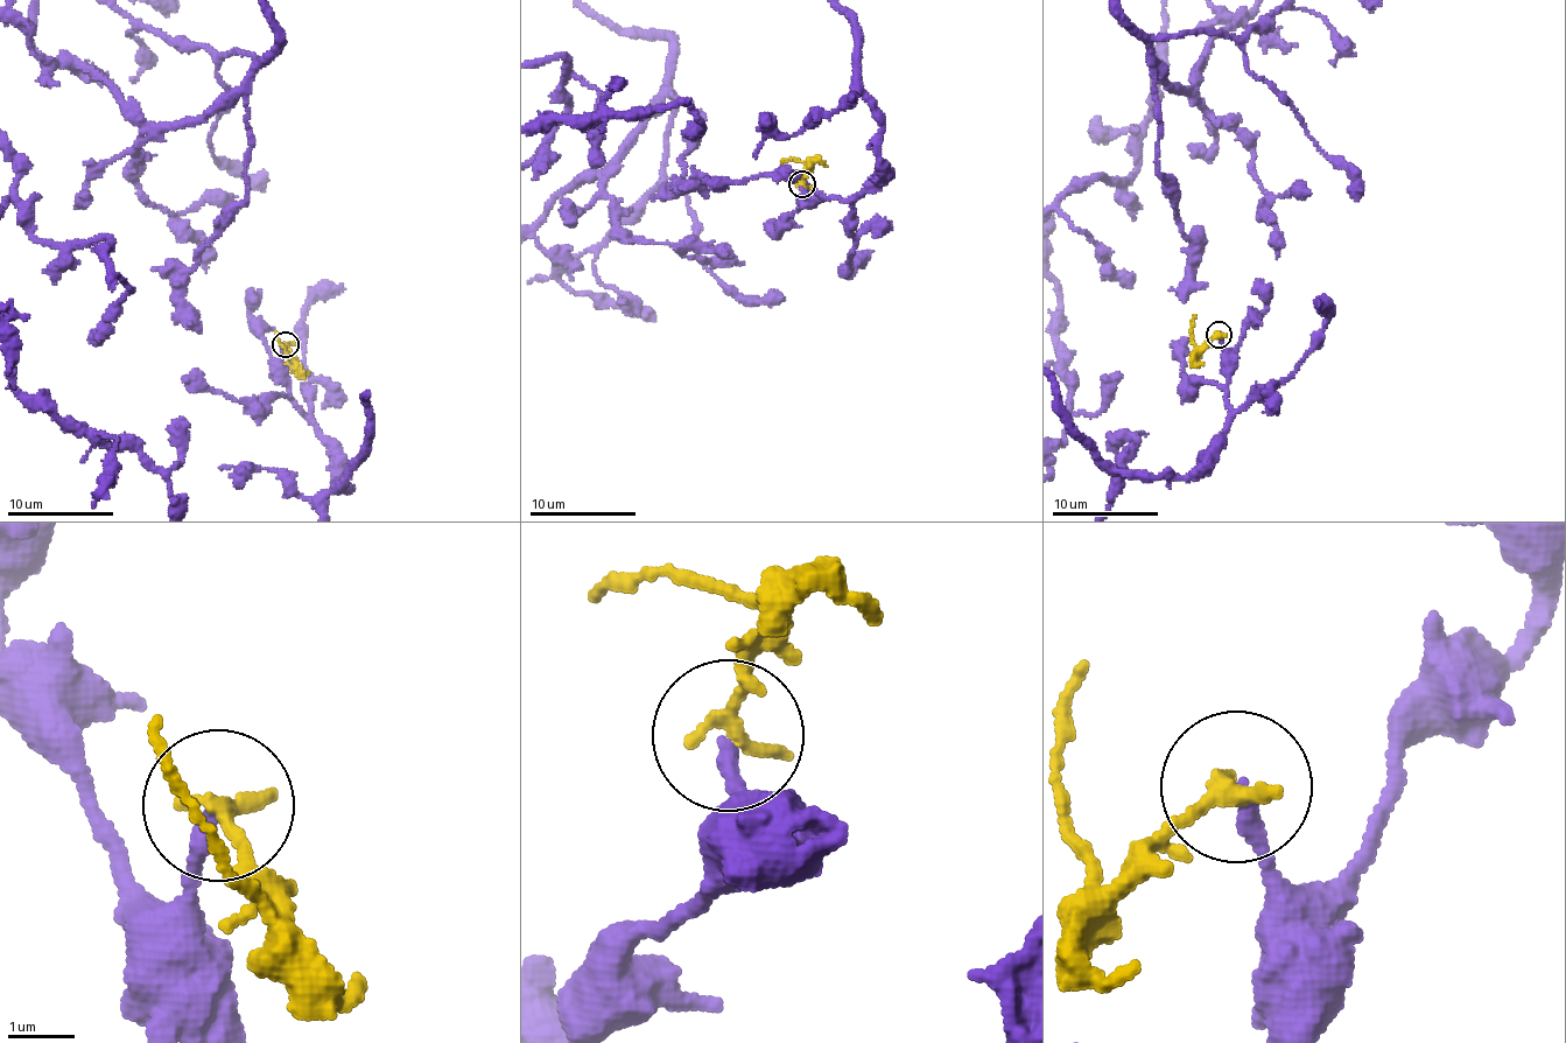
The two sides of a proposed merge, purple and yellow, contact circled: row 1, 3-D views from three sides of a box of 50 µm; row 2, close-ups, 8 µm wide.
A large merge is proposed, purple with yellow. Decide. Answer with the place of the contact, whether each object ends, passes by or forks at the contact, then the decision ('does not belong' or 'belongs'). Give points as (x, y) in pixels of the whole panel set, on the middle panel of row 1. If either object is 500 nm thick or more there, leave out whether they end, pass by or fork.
(802, 184) | purple ends | yellow ends | does not belong

